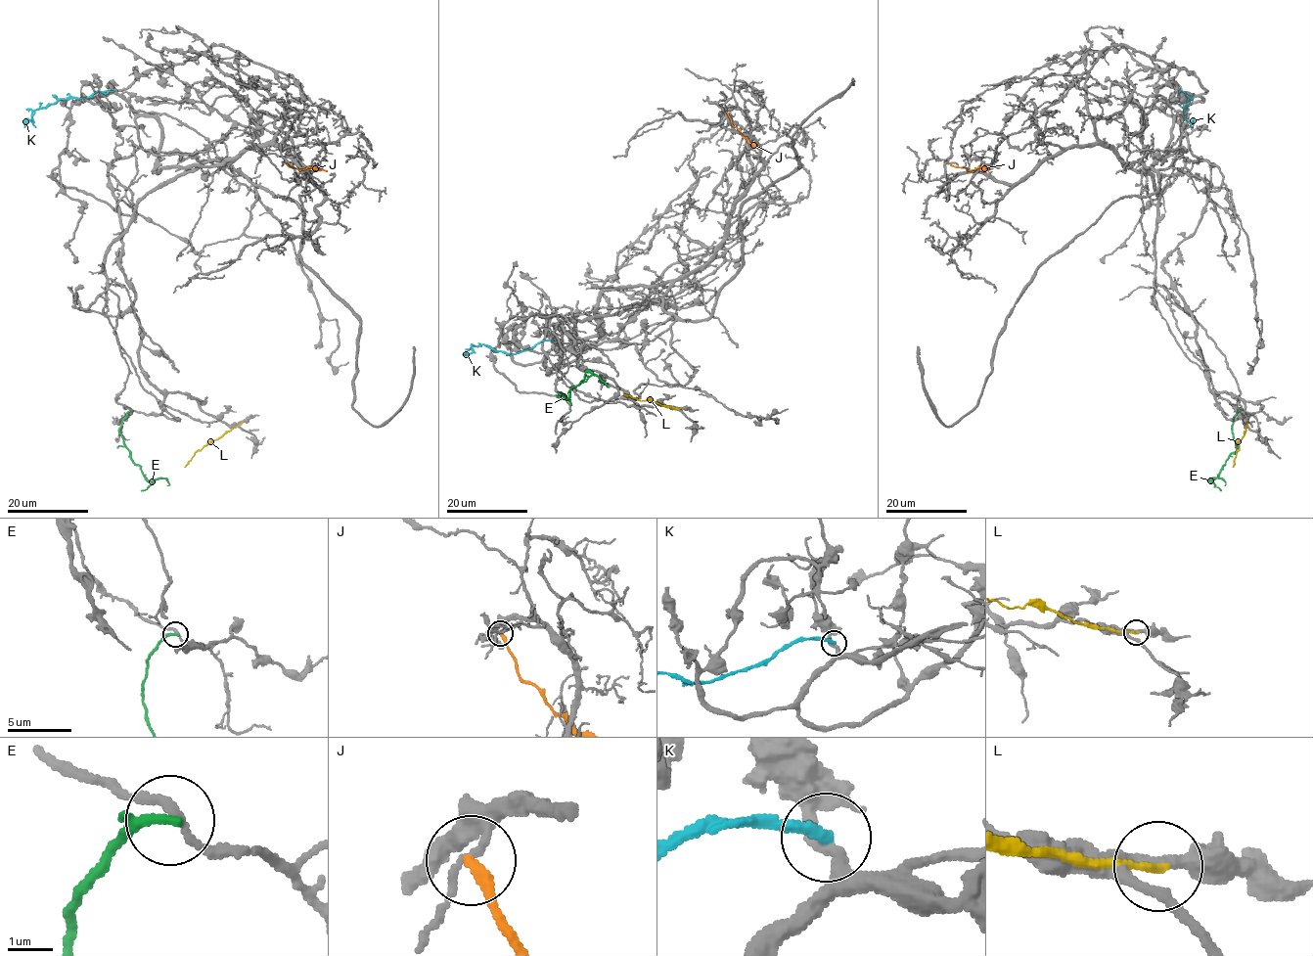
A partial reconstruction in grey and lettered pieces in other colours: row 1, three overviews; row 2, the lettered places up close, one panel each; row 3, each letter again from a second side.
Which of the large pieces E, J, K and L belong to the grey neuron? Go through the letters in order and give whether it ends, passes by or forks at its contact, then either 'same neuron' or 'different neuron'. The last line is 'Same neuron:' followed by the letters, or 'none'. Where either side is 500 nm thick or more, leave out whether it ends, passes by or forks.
E: it ends; different neuron
J: it ends; different neuron
K: it ends; different neuron
L: it ends; different neuron
Same neuron: none

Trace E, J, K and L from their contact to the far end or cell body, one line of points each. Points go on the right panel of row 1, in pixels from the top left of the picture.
E: (1242, 410), (1233, 421), (1232, 433), (1237, 449), (1220, 474), (1210, 480), (1221, 478), (1225, 485)
J: (950, 163), (988, 170)
K: (1180, 89), (1193, 98), (1182, 107), (1183, 115), (1193, 121), (1193, 127)
L: (1246, 423), (1233, 467)

